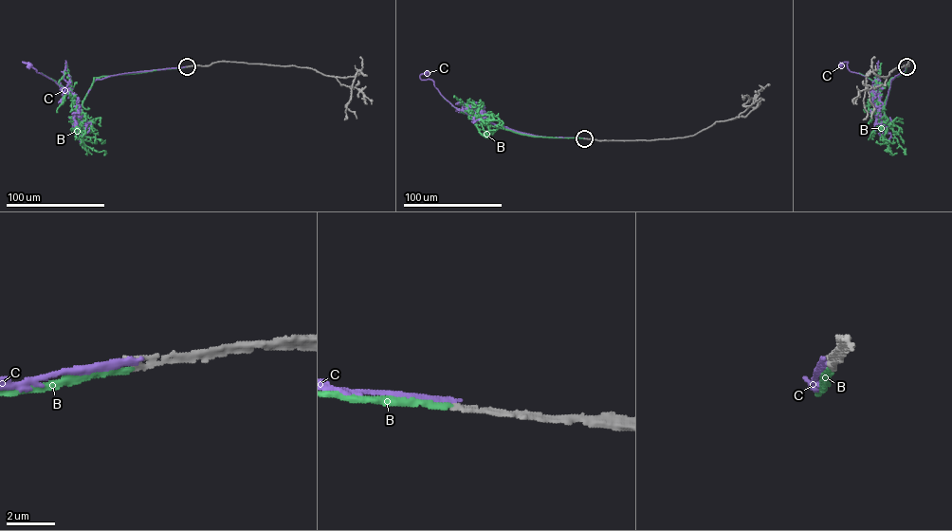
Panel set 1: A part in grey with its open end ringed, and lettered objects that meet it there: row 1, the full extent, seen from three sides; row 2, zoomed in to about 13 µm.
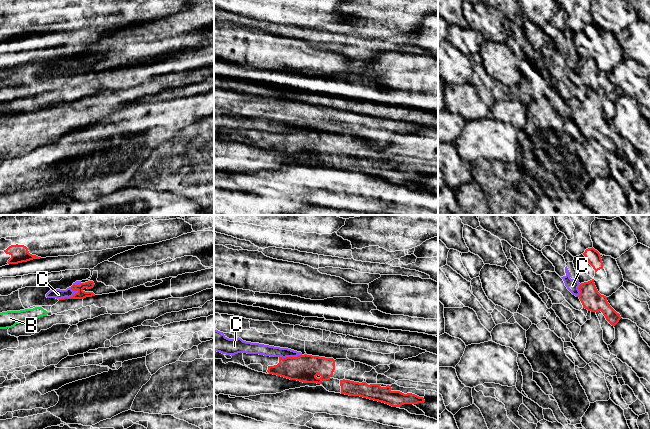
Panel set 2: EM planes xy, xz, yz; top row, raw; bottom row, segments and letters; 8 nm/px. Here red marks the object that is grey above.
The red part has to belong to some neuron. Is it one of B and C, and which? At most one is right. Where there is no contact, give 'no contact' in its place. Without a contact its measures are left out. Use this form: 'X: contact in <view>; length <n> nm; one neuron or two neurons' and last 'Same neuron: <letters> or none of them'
B: no contact; one neuron
C: contact in xy; length 180 nm; two neurons
Same neuron: B

